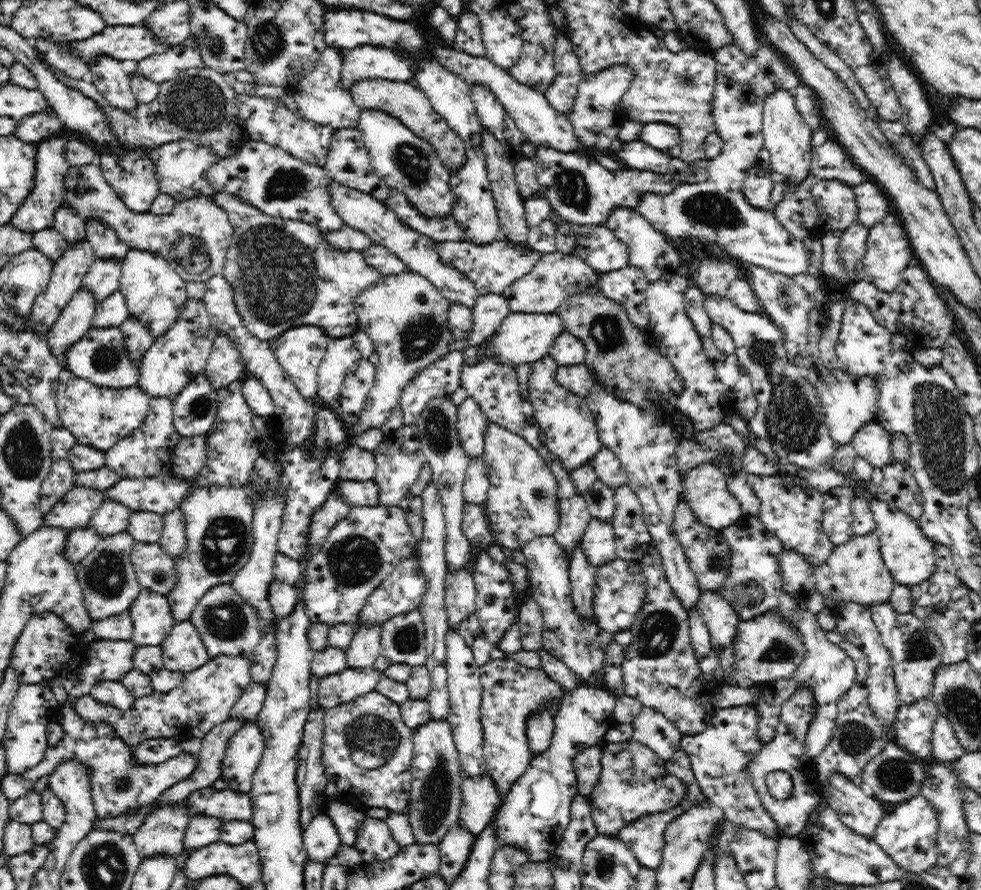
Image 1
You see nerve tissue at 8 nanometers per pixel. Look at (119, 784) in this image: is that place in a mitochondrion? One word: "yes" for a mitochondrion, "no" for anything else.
yes

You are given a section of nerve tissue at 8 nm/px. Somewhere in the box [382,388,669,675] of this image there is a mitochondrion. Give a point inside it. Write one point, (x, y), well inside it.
(438, 434)

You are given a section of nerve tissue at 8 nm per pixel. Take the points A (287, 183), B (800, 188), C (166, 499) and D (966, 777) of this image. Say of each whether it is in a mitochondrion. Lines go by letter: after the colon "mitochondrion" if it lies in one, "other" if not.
A: mitochondrion
B: other
C: other
D: other

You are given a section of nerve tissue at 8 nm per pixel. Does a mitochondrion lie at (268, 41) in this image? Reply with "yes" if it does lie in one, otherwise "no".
yes

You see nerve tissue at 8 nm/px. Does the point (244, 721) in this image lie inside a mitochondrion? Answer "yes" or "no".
no

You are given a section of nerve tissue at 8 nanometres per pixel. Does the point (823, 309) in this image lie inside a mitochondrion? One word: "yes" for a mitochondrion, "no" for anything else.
no

